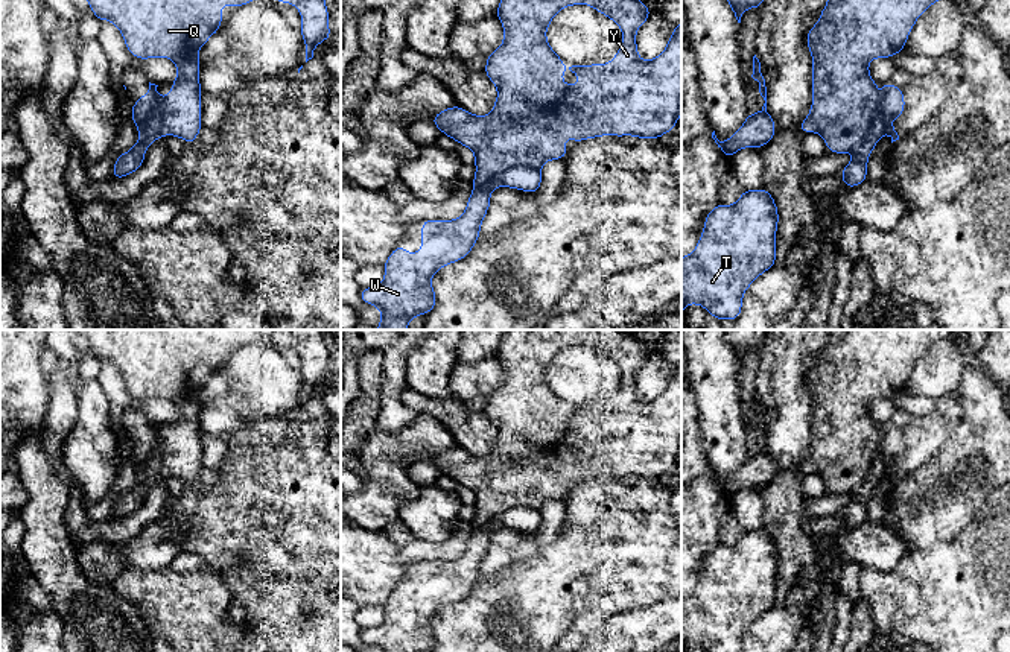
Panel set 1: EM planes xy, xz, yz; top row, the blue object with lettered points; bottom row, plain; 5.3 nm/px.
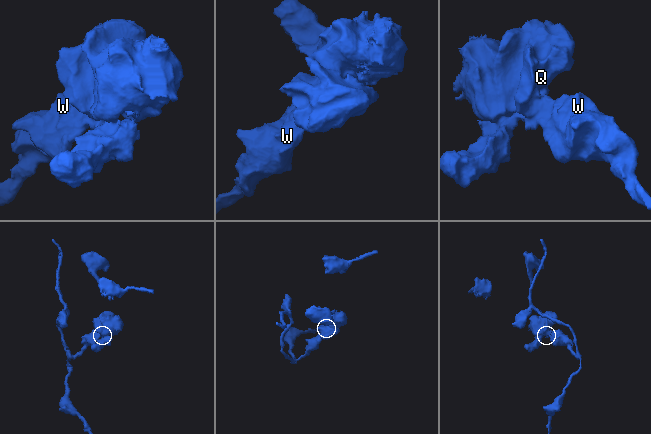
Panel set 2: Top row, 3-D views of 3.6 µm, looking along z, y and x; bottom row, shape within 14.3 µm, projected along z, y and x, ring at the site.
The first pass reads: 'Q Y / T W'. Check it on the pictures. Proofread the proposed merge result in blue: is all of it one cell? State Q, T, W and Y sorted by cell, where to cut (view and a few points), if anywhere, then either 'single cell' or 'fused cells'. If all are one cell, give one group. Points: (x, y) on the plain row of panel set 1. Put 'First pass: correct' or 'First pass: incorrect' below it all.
Q Y / T W | xz (539, 508), (511, 506), (492, 522), (473, 529) | fused cells
First pass: correct

